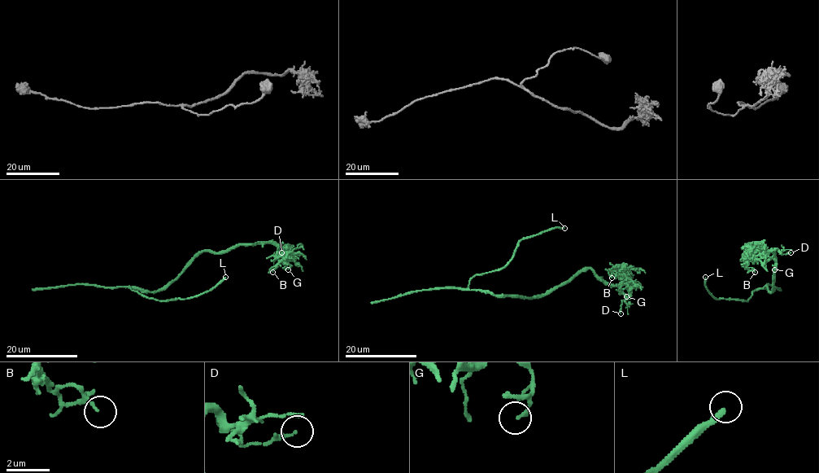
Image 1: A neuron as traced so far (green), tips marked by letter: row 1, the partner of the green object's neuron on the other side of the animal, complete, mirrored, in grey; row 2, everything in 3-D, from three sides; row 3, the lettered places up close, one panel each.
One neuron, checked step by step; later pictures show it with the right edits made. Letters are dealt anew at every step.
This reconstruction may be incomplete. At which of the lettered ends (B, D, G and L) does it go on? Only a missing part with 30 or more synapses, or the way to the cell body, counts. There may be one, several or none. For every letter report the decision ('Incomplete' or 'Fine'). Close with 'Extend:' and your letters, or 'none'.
B: Fine
D: Fine
G: Fine
L: Incomplete
Extend: L

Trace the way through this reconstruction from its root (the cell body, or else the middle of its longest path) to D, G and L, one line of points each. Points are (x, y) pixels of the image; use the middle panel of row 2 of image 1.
D: (510, 295), (546, 295), (590, 269), (626, 297), (620, 313)
G: (510, 295), (546, 295), (590, 269), (607, 283), (626, 283), (632, 290), (626, 296)
L: (510, 295), (470, 290), (468, 281), (476, 275), (501, 269), (511, 260), (522, 239), (555, 228), (564, 228)

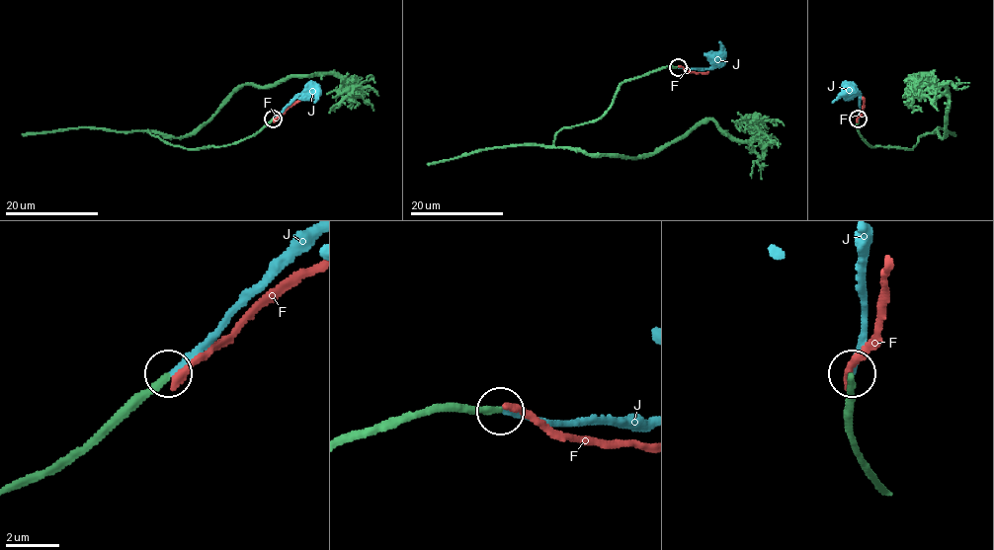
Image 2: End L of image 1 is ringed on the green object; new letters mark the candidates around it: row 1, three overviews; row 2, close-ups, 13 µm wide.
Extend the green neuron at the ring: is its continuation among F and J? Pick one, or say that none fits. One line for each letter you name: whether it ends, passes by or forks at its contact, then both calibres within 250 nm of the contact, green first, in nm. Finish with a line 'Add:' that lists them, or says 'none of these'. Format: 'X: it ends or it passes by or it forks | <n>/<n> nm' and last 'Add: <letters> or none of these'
J: it ends | 280/240 nm
Add: J

